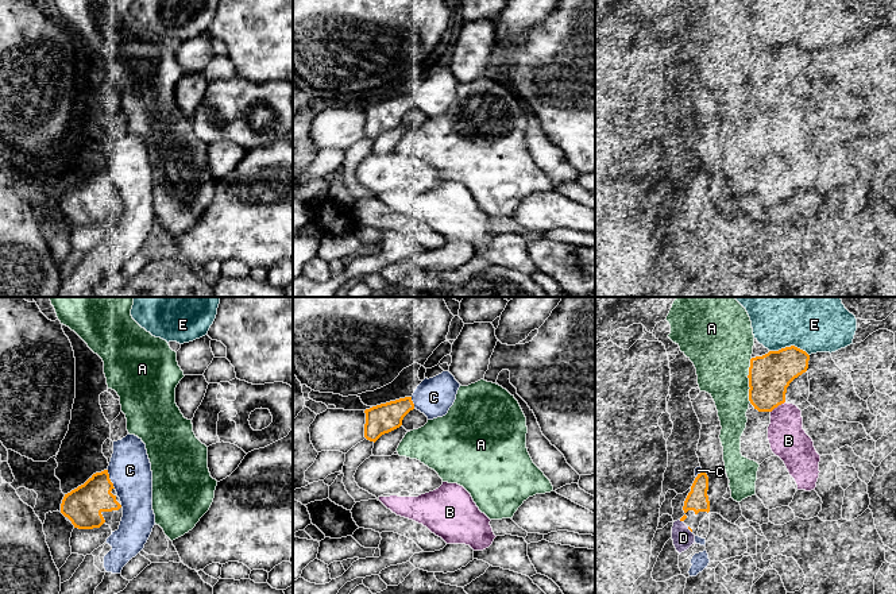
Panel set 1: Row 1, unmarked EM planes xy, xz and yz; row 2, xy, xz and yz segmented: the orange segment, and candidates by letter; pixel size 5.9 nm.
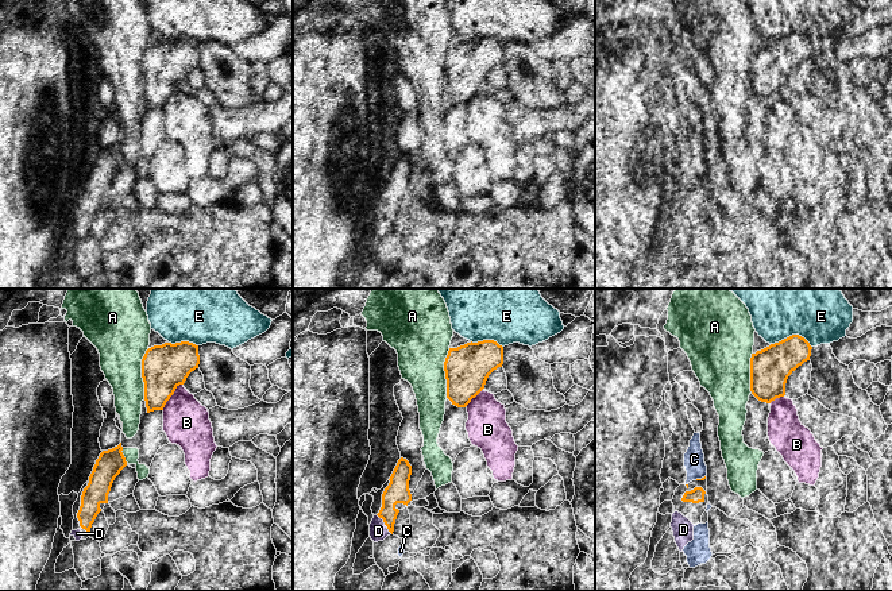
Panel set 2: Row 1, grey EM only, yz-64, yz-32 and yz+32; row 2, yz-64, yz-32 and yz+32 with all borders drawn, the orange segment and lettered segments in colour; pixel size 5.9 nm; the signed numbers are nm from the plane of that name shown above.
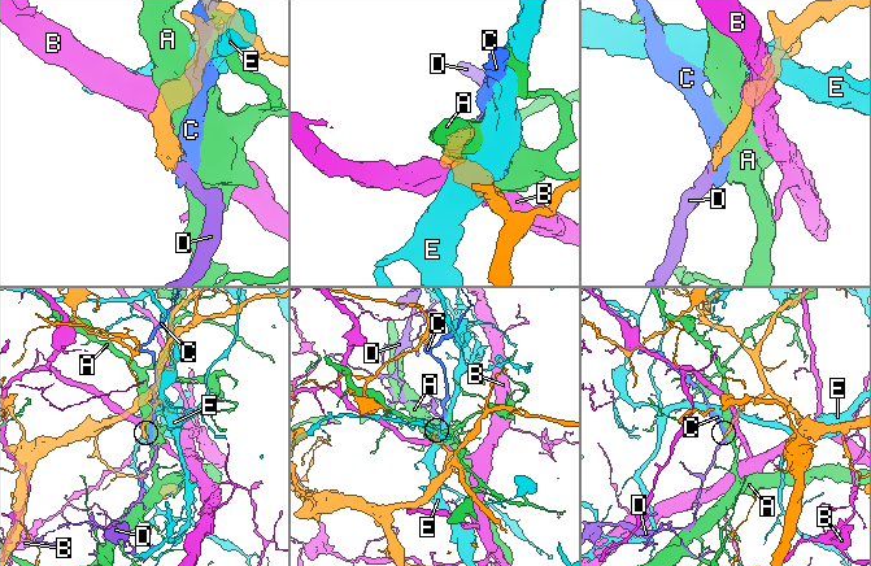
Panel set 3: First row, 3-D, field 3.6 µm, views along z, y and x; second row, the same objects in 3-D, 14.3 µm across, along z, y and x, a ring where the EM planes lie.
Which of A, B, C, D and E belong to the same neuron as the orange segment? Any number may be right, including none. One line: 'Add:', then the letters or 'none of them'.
Add: D

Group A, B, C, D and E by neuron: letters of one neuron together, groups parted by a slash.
A / B / C / D / E

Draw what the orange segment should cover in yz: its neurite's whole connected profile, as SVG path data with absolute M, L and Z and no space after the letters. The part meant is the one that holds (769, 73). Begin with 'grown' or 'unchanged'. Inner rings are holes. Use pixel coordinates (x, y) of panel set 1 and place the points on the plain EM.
unchanged; M795 45L769 49L750 57L749 99L758 109L772 109L785 100L789 81L807 69L810 53Z

